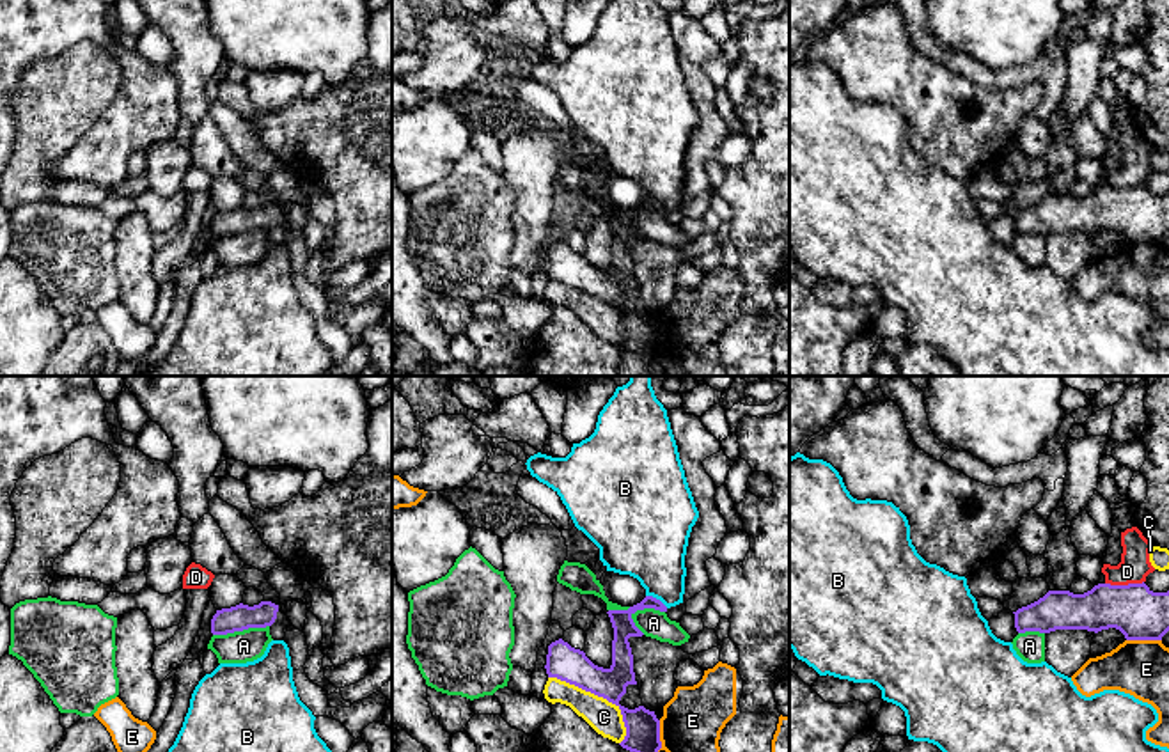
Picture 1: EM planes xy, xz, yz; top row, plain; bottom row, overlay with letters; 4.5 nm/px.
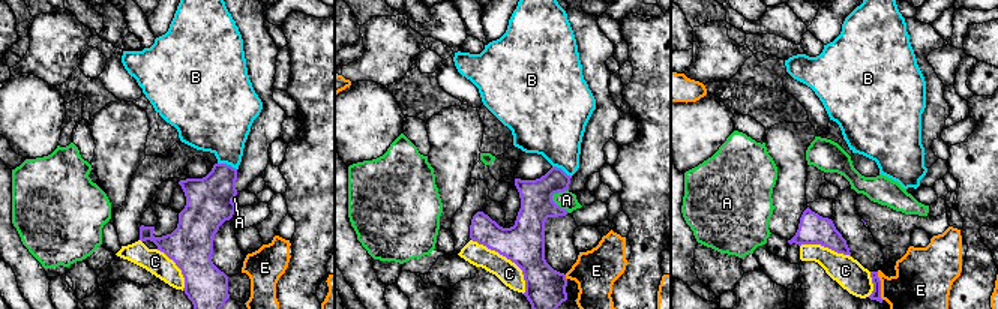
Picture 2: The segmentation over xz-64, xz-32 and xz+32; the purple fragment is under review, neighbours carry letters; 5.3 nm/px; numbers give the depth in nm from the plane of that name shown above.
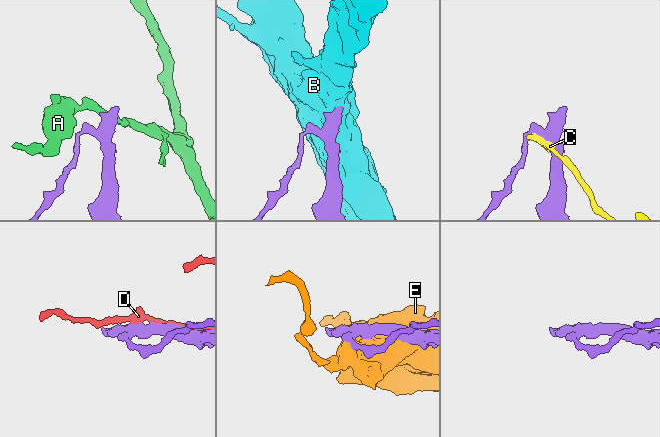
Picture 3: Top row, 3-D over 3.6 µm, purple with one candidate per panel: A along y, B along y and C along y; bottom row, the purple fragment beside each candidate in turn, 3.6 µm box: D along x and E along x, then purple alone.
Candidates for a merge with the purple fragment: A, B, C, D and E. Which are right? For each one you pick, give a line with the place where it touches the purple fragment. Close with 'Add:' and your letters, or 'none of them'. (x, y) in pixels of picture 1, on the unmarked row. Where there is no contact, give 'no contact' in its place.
Add: none of them

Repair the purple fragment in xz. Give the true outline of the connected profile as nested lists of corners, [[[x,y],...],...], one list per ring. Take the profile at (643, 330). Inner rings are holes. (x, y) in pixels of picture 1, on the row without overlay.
[[[683,11],[667,14],[667,20],[688,90],[699,114],[685,158],[683,204],[667,211],[660,202],[646,199],[628,213],[608,213],[607,216],[614,231],[612,268],[608,271],[594,268],[584,254],[571,250],[562,241],[548,248],[545,268],[548,280],[557,280],[616,307],[621,312],[626,330],[626,339],[619,348],[649,364],[662,351],[660,323],[655,314],[644,309],[628,312],[619,307],[626,296],[626,289],[637,287],[628,241],[644,238],[635,229],[632,218],[637,213],[655,211],[665,215],[671,223],[679,225],[686,216],[686,204],[711,188],[706,163],[715,160],[720,144],[727,137],[726,122],[715,108],[717,89],[702,69],[706,60],[722,53],[720,43],[702,28],[701,20],[690,18]]]

